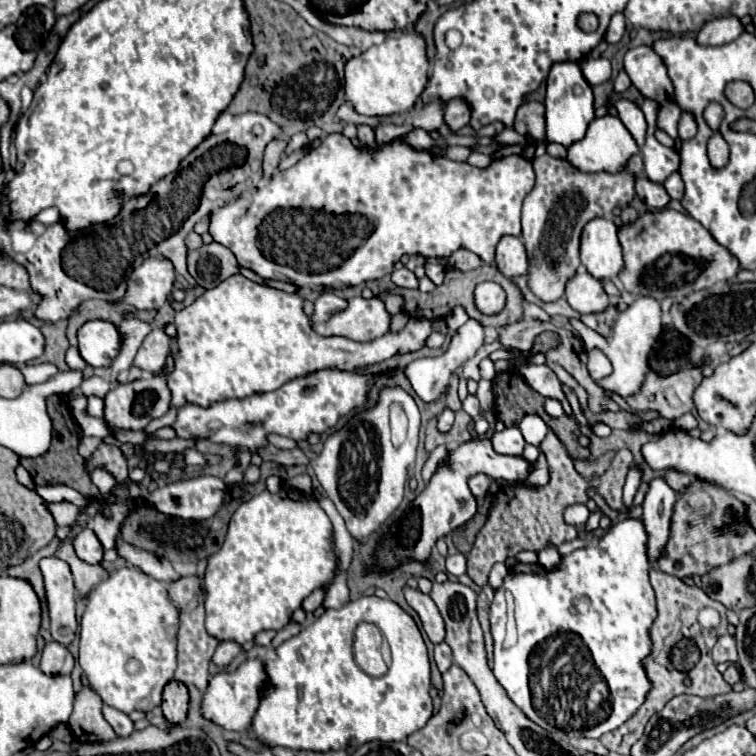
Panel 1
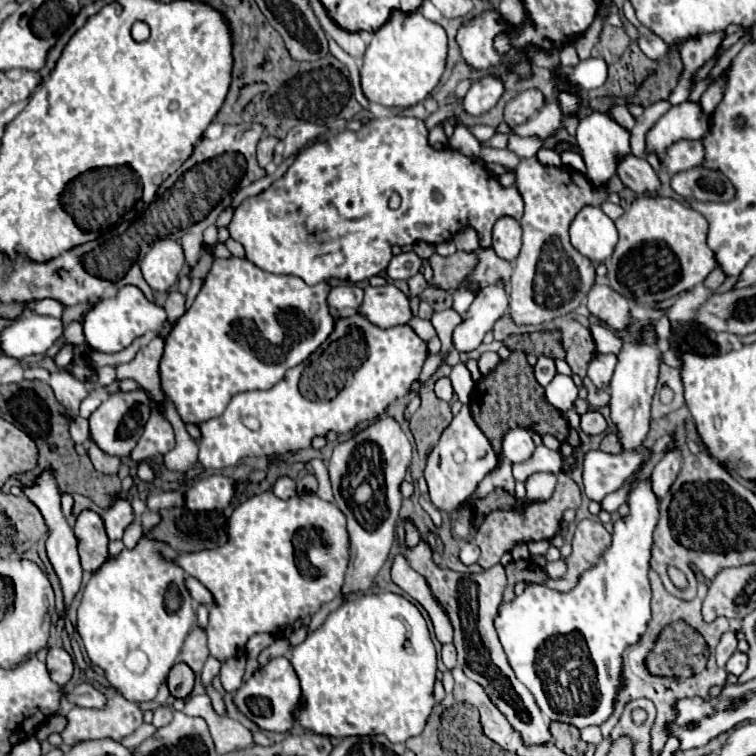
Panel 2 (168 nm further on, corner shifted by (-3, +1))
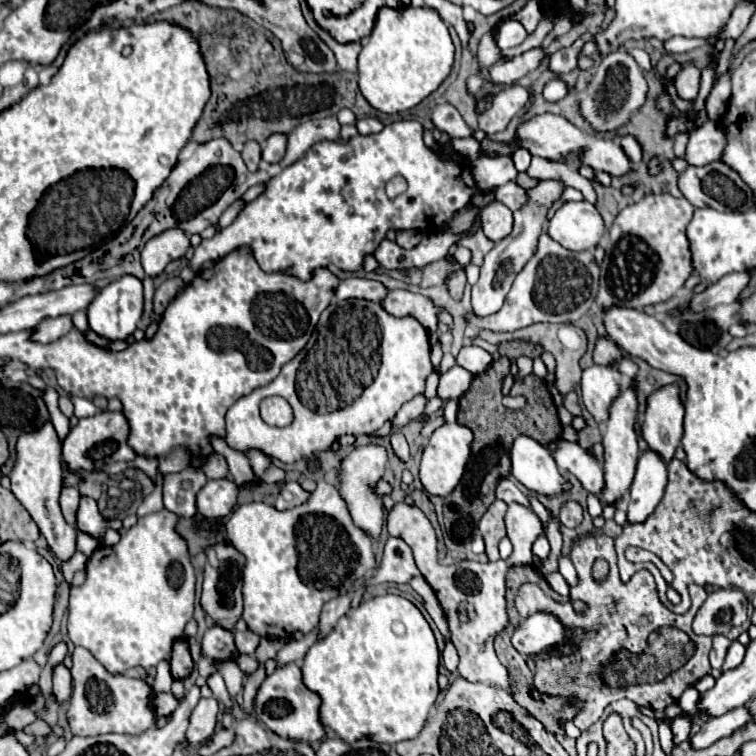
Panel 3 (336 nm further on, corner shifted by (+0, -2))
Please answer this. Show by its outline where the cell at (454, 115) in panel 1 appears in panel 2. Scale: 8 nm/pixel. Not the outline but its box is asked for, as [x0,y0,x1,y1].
[462,77,504,115]

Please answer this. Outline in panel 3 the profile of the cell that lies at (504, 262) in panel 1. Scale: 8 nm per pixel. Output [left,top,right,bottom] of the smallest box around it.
[481,200,513,242]

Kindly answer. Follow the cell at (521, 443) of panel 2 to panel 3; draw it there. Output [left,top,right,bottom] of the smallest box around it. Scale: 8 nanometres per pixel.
[511,436,571,496]

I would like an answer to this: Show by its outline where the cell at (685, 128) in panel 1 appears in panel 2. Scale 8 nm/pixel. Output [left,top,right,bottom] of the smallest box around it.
[700,79,722,115]

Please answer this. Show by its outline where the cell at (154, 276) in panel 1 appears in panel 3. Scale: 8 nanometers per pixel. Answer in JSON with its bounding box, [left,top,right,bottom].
[141,228,189,276]

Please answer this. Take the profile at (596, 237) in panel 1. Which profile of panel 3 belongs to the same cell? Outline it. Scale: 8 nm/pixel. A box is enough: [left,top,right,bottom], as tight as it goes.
[547,202,605,250]

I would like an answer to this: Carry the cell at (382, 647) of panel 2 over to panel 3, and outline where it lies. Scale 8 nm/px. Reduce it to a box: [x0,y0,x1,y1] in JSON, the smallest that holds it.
[301,594,439,744]

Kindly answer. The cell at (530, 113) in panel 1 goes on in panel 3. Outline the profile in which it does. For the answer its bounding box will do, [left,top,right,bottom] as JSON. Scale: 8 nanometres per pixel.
[477,86,529,134]

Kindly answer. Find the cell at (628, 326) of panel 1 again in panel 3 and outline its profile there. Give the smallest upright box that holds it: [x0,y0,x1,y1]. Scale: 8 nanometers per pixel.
[601,384,639,504]

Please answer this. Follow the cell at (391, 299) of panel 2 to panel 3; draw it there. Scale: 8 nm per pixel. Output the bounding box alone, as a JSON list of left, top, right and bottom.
[383,290,443,332]

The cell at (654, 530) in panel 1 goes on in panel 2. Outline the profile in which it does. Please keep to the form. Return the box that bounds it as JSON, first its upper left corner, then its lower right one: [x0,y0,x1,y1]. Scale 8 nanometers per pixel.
[650,451,680,499]

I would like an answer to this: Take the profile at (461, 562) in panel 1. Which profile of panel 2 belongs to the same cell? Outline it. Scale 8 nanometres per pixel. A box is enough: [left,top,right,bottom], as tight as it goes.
[460,541,480,565]

